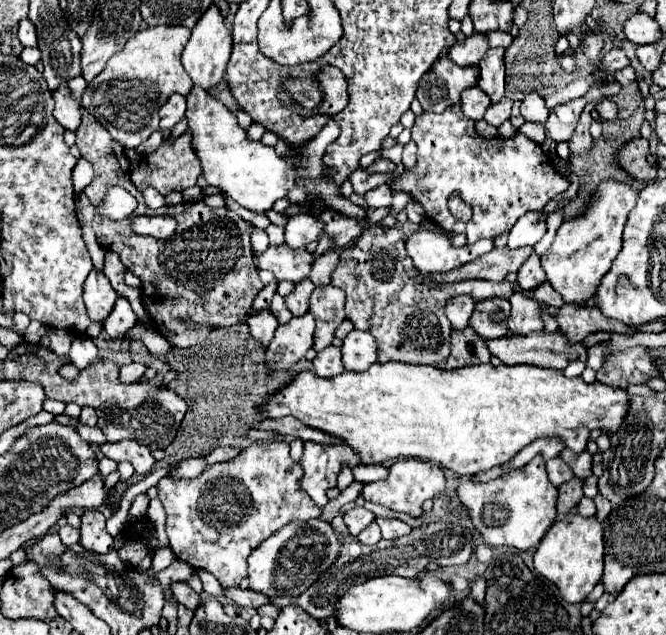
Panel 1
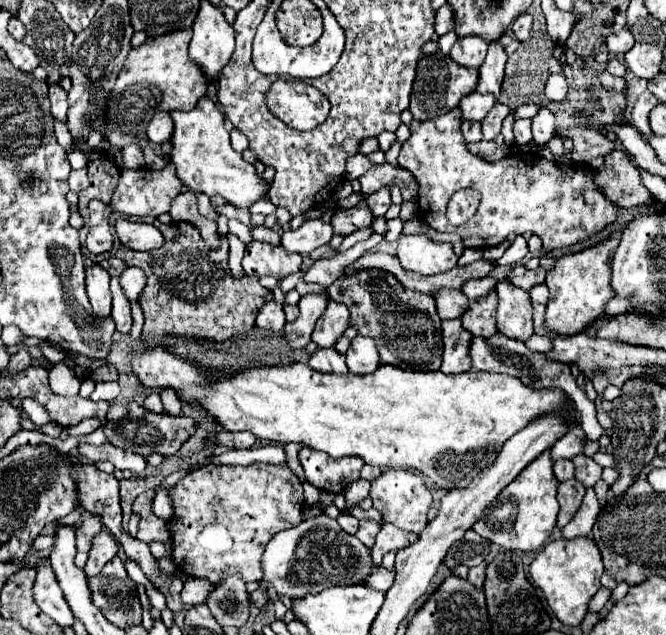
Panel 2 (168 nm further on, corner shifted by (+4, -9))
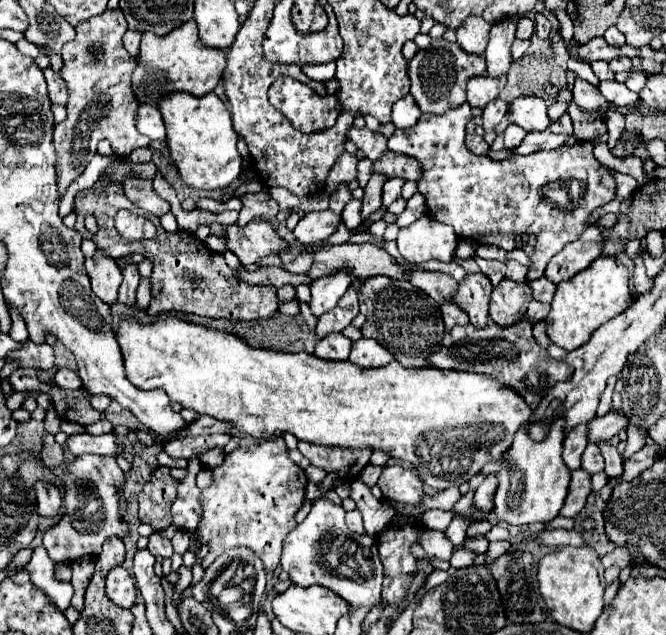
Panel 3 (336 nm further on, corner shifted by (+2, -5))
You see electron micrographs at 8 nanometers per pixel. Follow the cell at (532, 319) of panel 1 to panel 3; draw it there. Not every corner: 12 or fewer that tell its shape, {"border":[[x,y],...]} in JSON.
{"border":[[502,278],[490,318],[508,328],[524,318],[532,290]]}

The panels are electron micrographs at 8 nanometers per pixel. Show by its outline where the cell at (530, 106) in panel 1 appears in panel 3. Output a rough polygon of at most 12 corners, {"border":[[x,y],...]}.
{"border":[[510,124],[504,132],[504,146],[516,148],[528,132],[518,124]]}

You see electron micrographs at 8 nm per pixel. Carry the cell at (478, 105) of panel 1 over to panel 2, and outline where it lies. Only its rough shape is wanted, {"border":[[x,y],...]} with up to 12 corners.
{"border":[[470,92],[460,100],[464,120],[482,120],[496,104],[492,94]]}

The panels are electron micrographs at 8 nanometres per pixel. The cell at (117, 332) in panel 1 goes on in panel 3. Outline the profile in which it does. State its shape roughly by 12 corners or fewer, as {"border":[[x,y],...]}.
{"border":[[136,266],[122,270],[122,286],[118,302],[134,306],[136,288],[140,278]]}

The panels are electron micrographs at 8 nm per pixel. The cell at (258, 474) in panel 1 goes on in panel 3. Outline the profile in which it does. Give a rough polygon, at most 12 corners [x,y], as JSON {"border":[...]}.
{"border":[[282,438],[212,468],[202,568],[244,546],[272,572],[304,504]]}

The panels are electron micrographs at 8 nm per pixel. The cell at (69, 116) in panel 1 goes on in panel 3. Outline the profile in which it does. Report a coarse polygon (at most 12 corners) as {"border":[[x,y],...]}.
{"border":[[52,68],[44,70],[52,104],[68,104],[66,82]]}

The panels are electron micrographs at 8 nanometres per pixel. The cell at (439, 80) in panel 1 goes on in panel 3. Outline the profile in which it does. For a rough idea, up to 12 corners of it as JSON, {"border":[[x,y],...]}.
{"border":[[438,38],[408,64],[410,94],[428,114],[466,100],[482,56]]}

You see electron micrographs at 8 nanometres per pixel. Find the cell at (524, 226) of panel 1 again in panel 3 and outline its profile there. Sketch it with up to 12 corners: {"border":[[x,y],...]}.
{"border":[[474,258],[496,286],[504,278],[506,264]]}

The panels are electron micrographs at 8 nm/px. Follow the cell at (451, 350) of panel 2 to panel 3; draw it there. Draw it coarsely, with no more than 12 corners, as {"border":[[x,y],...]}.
{"border":[[456,302],[440,306],[444,326],[464,326],[468,316]]}

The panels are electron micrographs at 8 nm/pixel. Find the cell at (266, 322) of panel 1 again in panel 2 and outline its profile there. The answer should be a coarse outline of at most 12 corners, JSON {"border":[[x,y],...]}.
{"border":[[276,300],[262,306],[256,326],[280,332],[284,306]]}

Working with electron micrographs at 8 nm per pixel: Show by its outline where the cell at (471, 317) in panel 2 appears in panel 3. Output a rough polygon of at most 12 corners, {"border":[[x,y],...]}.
{"border":[[468,274],[456,292],[456,304],[470,324],[488,322],[490,280]]}

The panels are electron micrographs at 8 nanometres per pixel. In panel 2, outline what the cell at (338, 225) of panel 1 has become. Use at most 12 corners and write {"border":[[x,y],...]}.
{"border":[[366,200],[332,216],[336,234],[370,226],[374,216]]}

